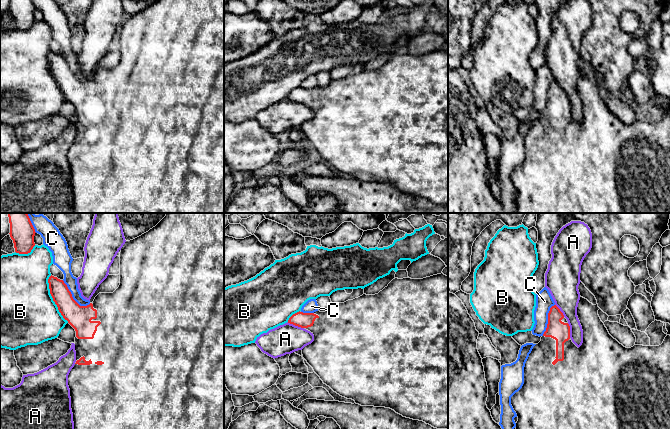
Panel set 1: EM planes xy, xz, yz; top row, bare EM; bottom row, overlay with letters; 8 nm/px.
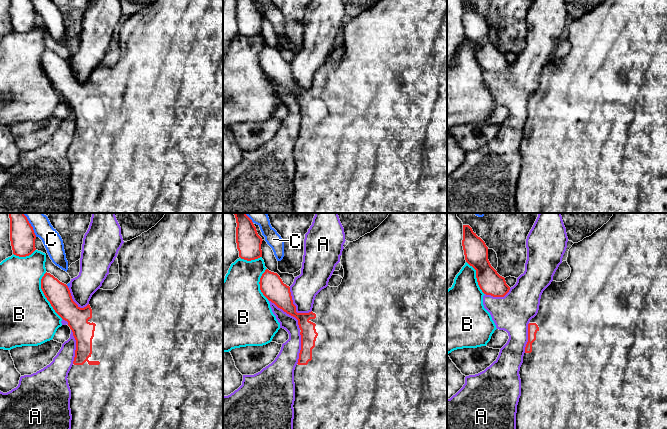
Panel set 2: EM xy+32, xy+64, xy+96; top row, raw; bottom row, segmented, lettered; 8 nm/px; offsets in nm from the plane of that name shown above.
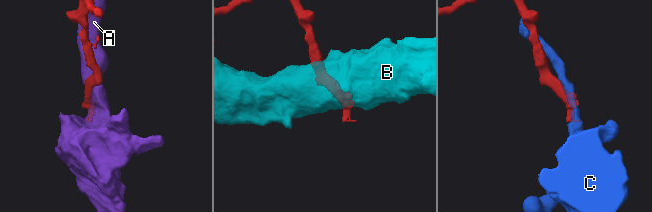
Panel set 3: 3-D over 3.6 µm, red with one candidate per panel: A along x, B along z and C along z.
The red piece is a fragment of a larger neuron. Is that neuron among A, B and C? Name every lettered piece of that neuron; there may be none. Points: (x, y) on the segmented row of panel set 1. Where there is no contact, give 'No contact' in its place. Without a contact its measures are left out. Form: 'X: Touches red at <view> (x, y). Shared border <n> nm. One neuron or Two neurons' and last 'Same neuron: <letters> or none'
A: Touches red at xz (295, 325). Shared border 140 nm. Two neurons
B: Touches red at xy (53, 299). Shared border 420 nm. Two neurons
C: Touches red at xy (72, 298). Shared border 300 nm. Two neurons
Same neuron: none

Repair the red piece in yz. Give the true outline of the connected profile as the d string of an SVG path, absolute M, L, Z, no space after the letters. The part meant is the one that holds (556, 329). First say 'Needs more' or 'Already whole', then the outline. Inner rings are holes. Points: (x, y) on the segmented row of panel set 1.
Needs more. M580 296L577 316L583 330L583 343L578 348L570 338L570 326L563 313L556 305L550 308L546 331L525 363L524 384L511 397L511 405L518 417L516 429L670 429L670 335L667 335L659 346L634 345L626 348L609 334L598 315L599 309L598 304L593 305Z

